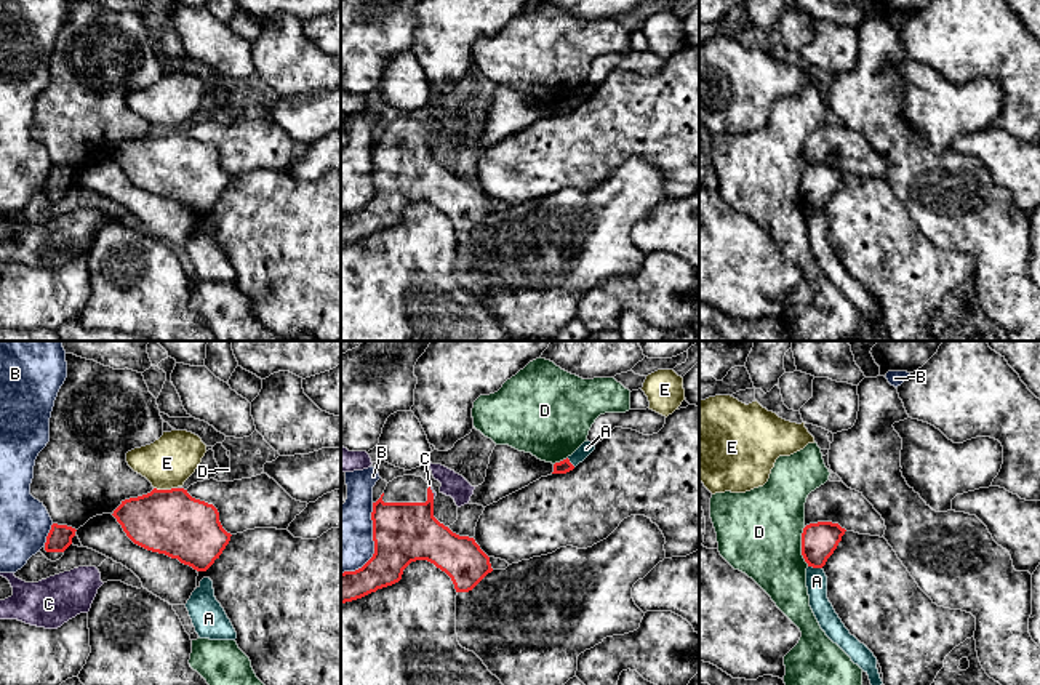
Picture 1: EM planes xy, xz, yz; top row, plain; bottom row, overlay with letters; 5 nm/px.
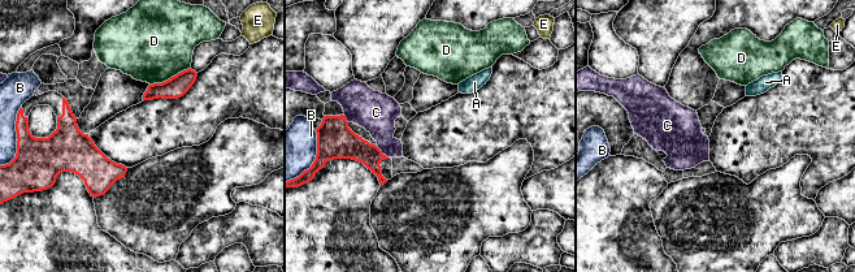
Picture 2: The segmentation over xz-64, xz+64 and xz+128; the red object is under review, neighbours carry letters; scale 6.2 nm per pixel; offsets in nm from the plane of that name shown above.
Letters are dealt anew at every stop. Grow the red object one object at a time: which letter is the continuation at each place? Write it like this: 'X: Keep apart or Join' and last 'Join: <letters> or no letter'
A: Keep apart
B: Keep apart
C: Keep apart
D: Keep apart
E: Keep apart
Join: no letter

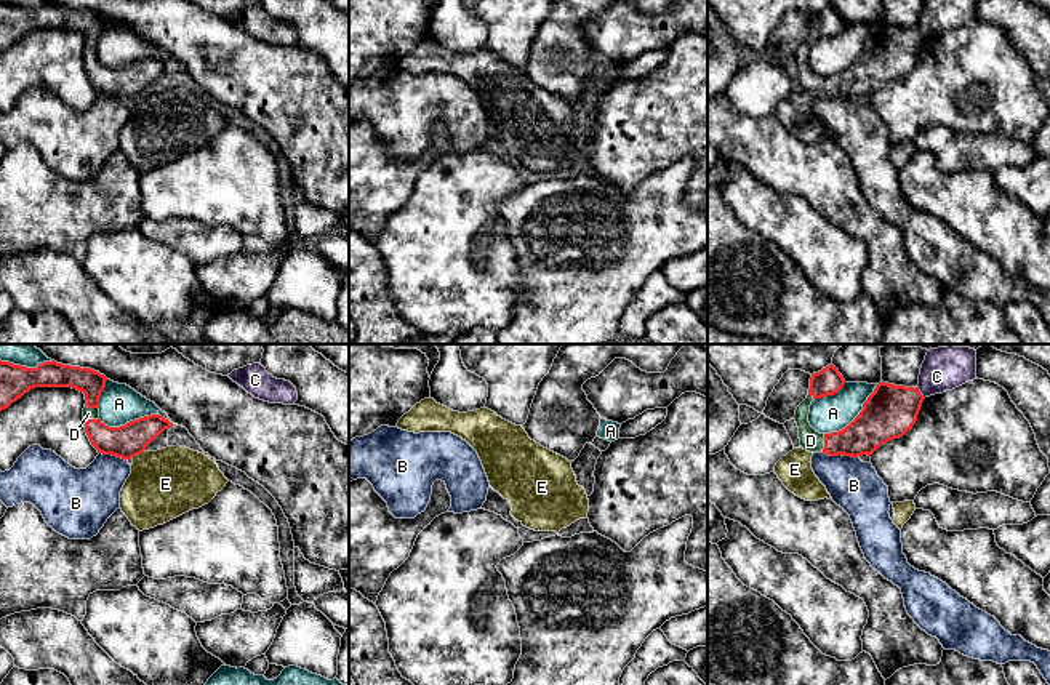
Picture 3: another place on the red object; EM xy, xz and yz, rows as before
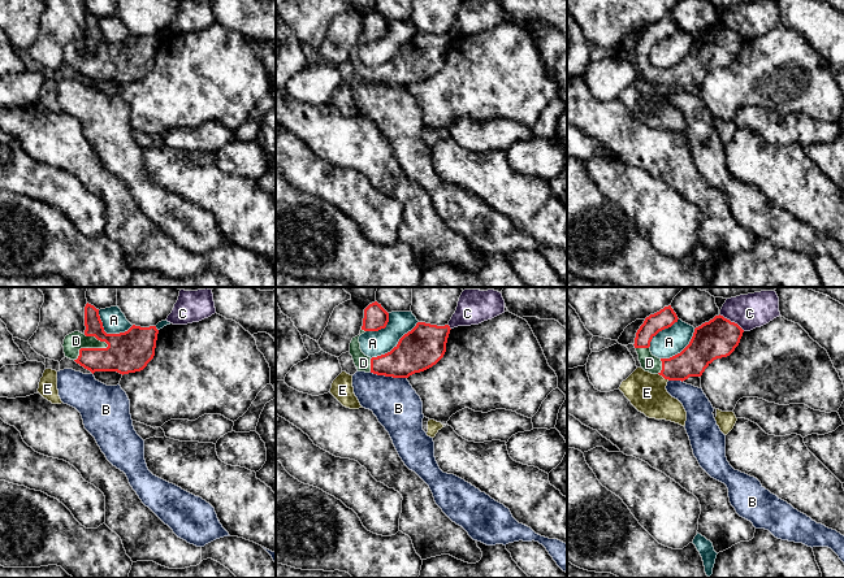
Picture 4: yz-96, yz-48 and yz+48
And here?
A: Keep apart
B: Keep apart
C: Keep apart
D: Join
E: Keep apart
Join: D

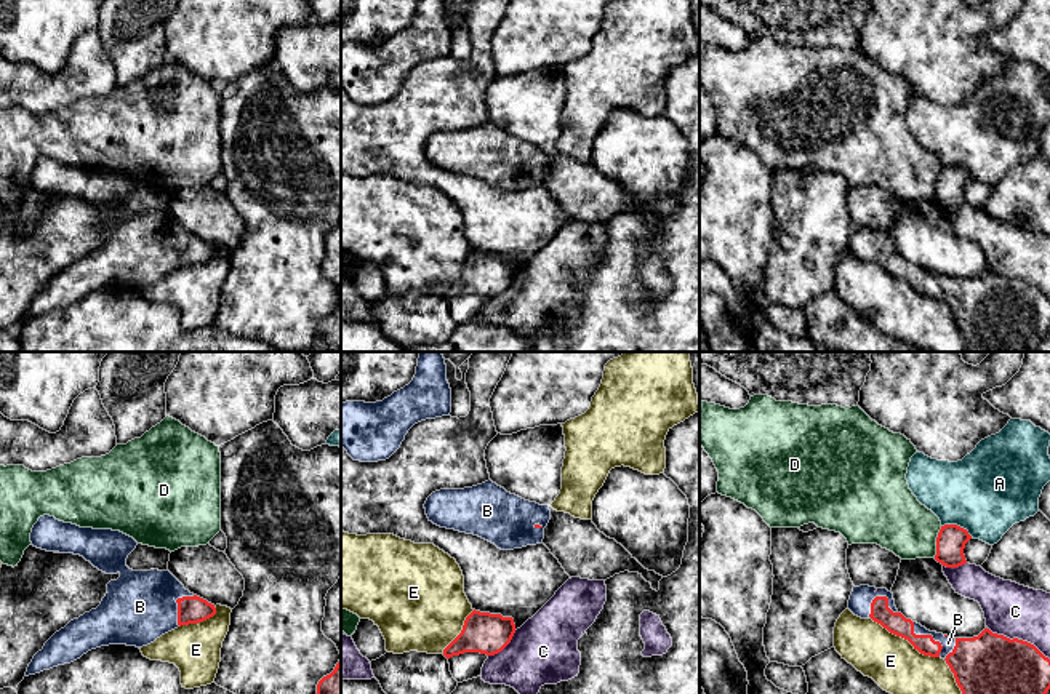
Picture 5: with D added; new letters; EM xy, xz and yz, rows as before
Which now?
A: Keep apart
B: Join
C: Keep apart
D: Keep apart
E: Keep apart
Join: B

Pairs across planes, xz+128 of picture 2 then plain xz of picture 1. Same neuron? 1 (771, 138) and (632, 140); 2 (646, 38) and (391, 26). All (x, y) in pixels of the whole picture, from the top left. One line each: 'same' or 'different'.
1: same
2: different

